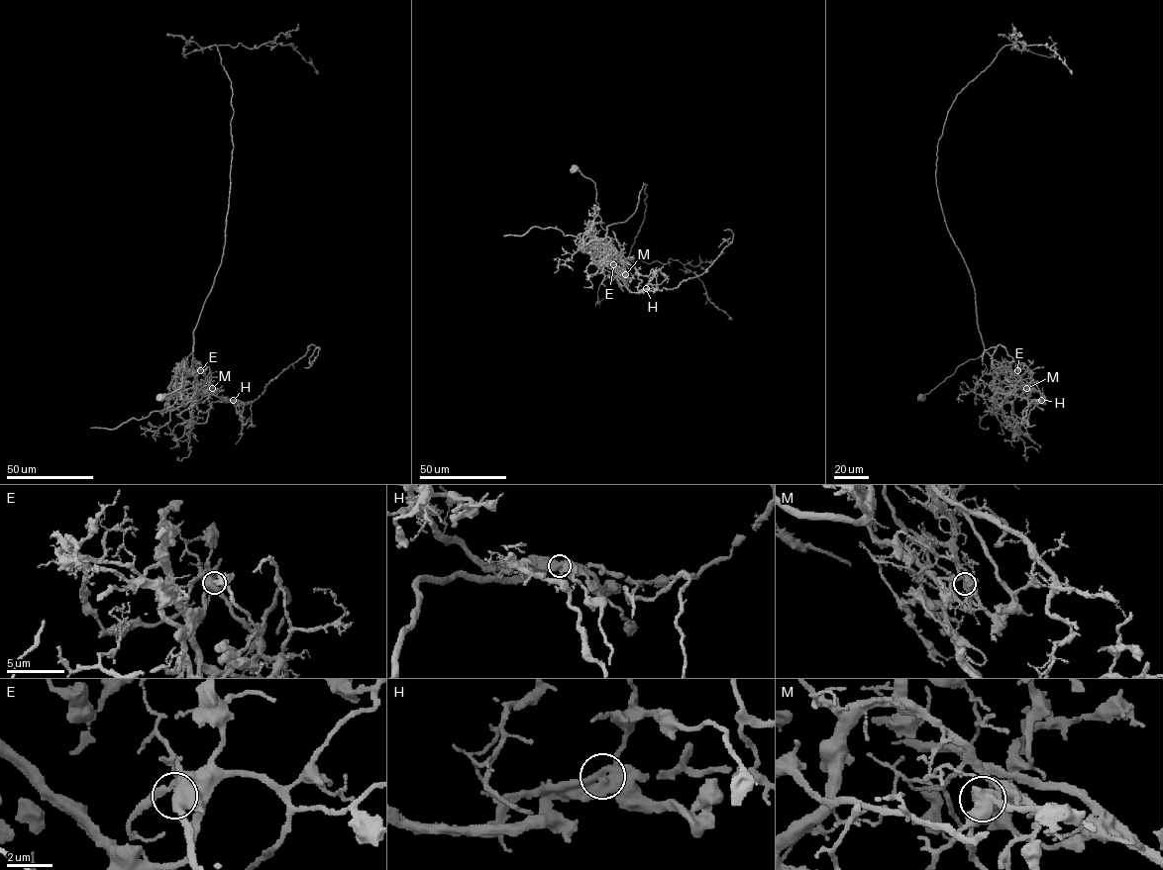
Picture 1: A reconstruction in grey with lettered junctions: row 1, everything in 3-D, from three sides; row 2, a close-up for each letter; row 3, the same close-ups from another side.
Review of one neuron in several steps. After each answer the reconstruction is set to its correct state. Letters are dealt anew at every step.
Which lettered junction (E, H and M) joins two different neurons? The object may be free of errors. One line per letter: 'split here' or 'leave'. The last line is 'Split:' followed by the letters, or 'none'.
E: leave
H: split here
M: leave
Split: H

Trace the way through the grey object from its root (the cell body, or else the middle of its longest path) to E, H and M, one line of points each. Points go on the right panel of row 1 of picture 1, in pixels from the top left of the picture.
E: (920, 397), (951, 376), (959, 365), (977, 358), (984, 351), (1013, 374), (1018, 374), (1017, 370)
H: (920, 397), (951, 376), (959, 365), (986, 351), (1020, 383), (1036, 389), (1044, 397), (1045, 400), (1041, 400)
M: (920, 397), (951, 376), (959, 365), (977, 358), (984, 351), (1030, 388), (1026, 388)

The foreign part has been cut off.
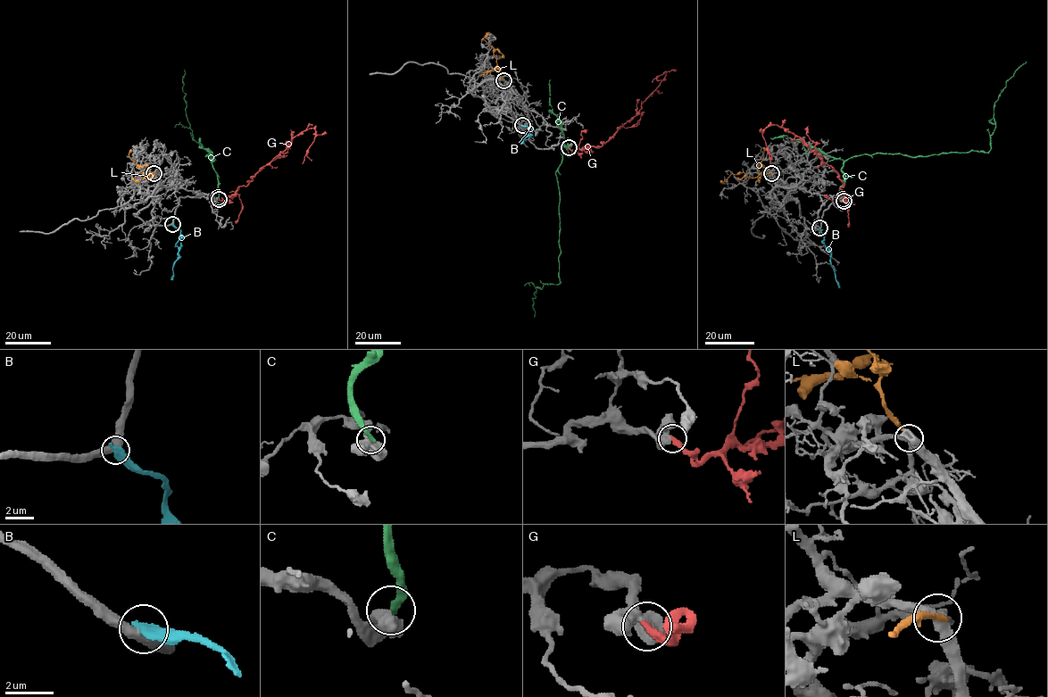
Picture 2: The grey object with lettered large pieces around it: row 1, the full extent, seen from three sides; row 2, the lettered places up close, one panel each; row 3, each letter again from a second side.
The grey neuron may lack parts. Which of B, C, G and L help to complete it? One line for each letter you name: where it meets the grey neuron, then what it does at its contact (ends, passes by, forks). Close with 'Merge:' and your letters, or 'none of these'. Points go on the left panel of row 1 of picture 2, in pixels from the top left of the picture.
G: meets grey at (219, 199); it ends there
Merge: G

